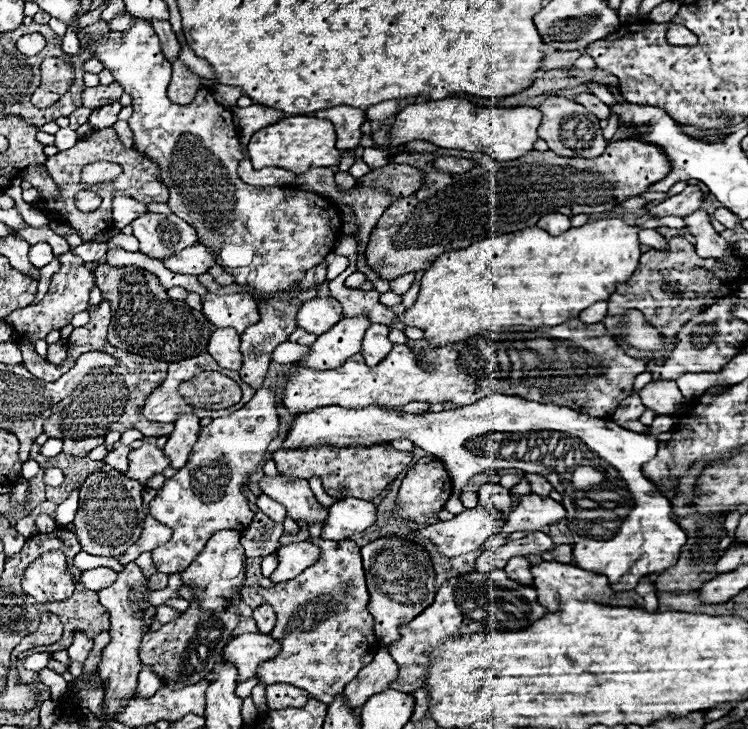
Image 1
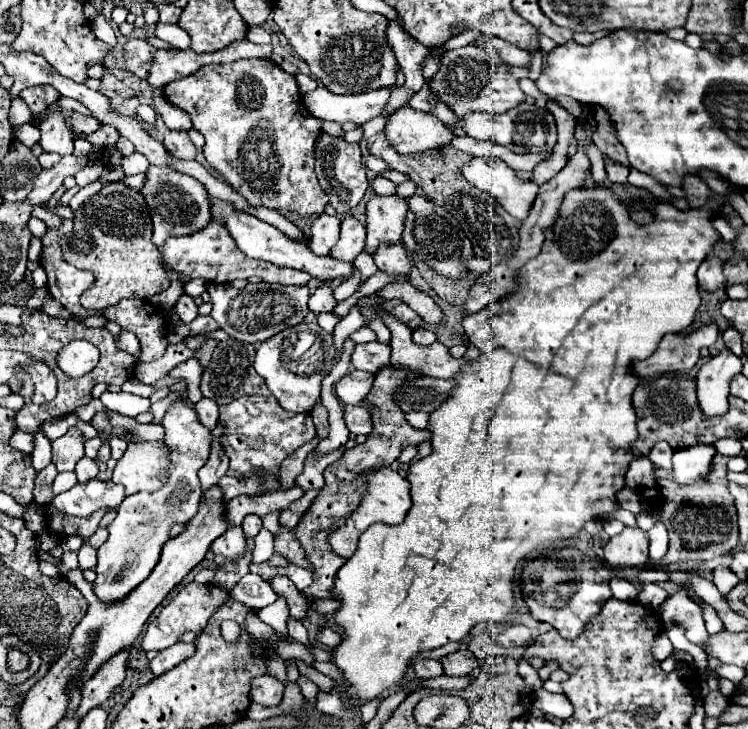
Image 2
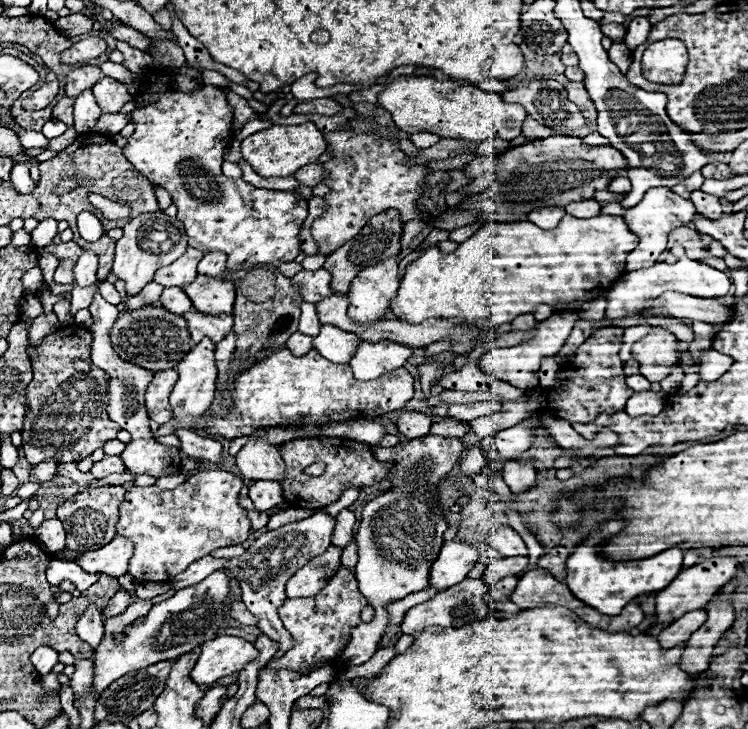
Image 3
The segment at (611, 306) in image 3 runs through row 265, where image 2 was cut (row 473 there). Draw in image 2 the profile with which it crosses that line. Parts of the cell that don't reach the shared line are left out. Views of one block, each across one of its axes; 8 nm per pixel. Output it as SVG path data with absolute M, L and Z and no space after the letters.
M694 444L682 450L674 452L674 470L668 472L664 468L656 468L654 476L656 478L668 478L674 480L680 486L688 486L688 484L696 484L702 478L706 478L708 470L710 470L710 462L712 456L716 454L716 450L708 444Z

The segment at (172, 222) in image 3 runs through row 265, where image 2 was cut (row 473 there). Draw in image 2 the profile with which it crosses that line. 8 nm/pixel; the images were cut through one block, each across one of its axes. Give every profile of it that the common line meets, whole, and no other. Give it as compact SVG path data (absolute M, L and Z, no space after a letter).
M132 442L118 460L112 482L122 484L126 494L156 492L168 482L168 446L158 442Z

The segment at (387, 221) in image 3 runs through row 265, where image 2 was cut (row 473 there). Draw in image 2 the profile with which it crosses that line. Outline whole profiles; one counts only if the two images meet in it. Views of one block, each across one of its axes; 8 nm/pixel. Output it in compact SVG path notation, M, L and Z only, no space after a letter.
M386 366L382 368L376 376L374 376L374 386L366 398L368 410L372 414L372 432L368 434L366 442L358 444L352 450L346 450L344 456L340 460L336 460L336 464L330 464L324 472L326 476L326 486L324 490L316 496L312 508L308 514L304 514L304 518L300 520L298 528L296 528L296 538L304 544L306 548L306 558L312 562L314 566L314 584L310 588L304 590L304 596L308 600L312 598L330 598L328 588L332 588L334 584L334 576L340 570L340 566L346 562L340 556L336 556L334 552L330 552L326 536L336 528L342 526L344 520L360 506L360 500L364 496L364 492L368 490L368 476L372 472L378 472L380 468L388 468L394 460L398 460L400 452L414 444L418 446L420 442L430 440L430 432L428 428L418 430L414 426L408 424L406 414L400 410L400 406L394 400L394 392L396 388L404 386L404 382L414 380L414 378L422 378L424 374L420 370L410 370L404 366Z

